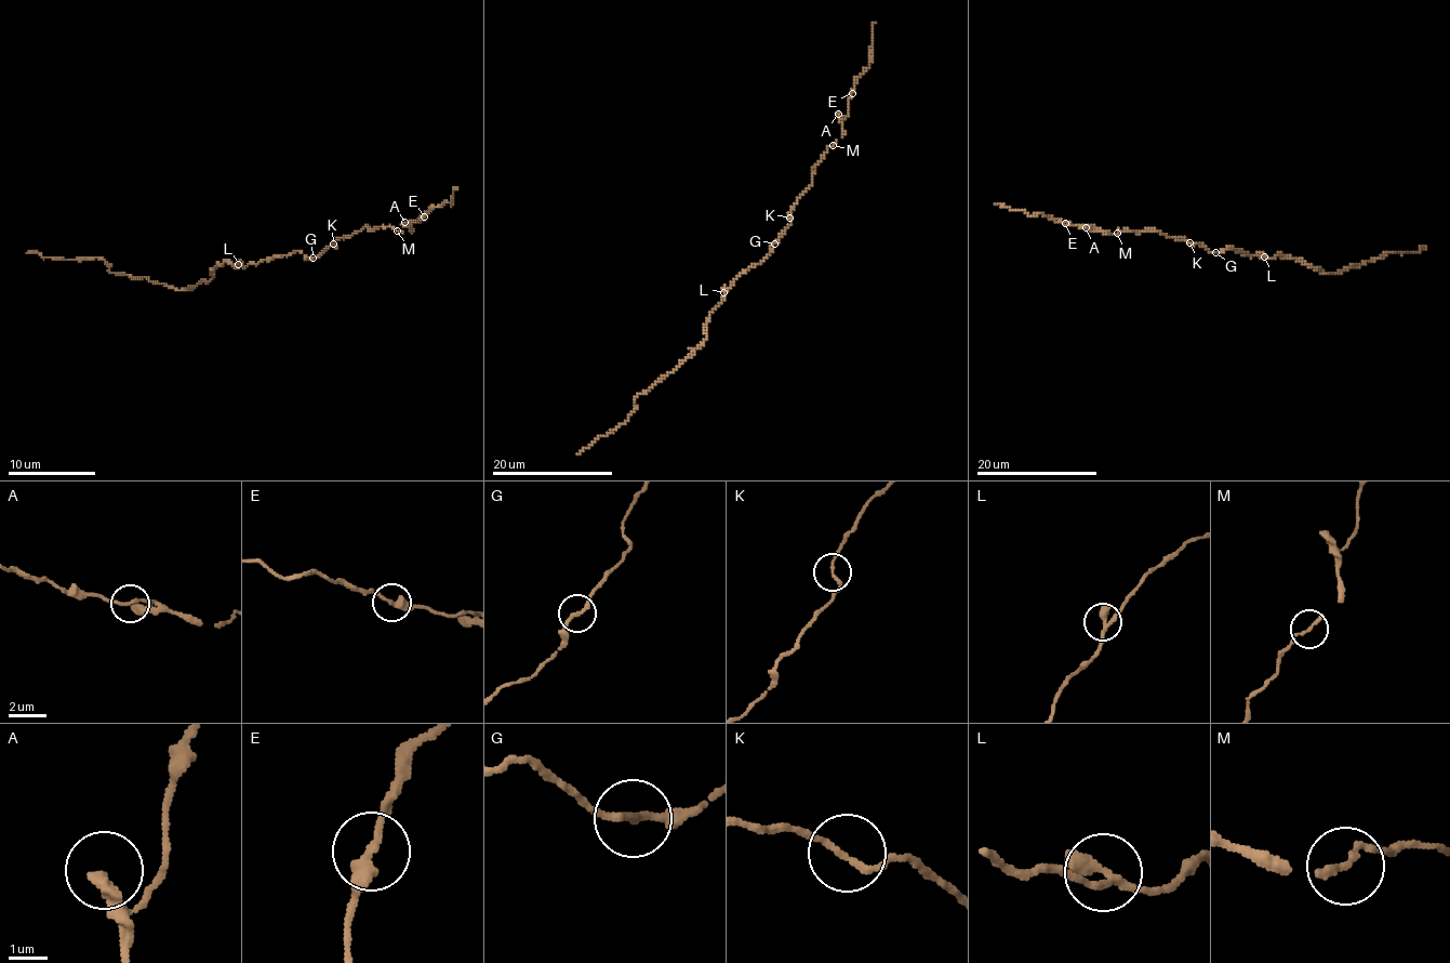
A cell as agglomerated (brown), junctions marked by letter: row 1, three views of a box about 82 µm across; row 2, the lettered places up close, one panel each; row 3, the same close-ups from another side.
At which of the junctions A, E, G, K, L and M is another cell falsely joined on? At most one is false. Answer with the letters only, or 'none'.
none

